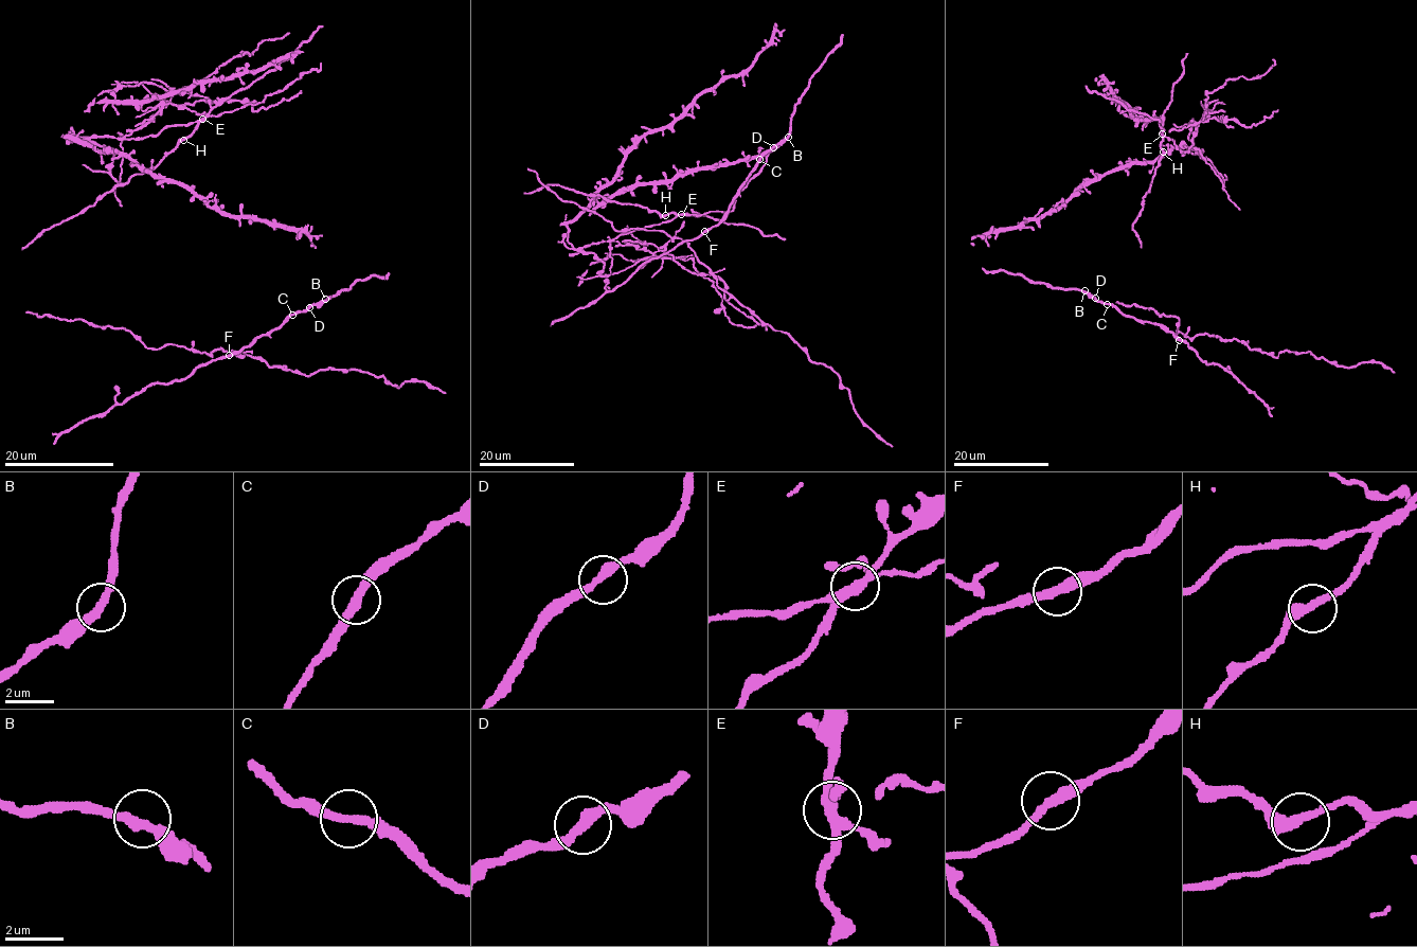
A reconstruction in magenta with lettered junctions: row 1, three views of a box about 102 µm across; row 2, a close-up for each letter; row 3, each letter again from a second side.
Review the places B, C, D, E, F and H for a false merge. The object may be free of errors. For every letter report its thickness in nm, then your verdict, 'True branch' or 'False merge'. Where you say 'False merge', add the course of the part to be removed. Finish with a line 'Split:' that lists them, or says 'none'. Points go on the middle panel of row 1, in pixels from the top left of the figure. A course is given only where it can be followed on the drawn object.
B: Thickness 320 nm. True branch
C: Thickness 320 nm. True branch
D: Thickness 340 nm. True branch
E: Thickness 320 nm. False merge. Course of the part to remove: (681, 214), (623, 232), (613, 240), (657, 256), (691, 258), (722, 298), (728, 320), (736, 325), (756, 324)
F: Thickness 360 nm. True branch
H: Thickness 360 nm. True branch
Split: E

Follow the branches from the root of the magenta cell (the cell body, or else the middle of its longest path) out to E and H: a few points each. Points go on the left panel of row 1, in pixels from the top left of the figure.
E: (236, 215), (70, 133), (145, 138), (203, 119)
H: (236, 215), (70, 133), (145, 138), (196, 122), (183, 140)

